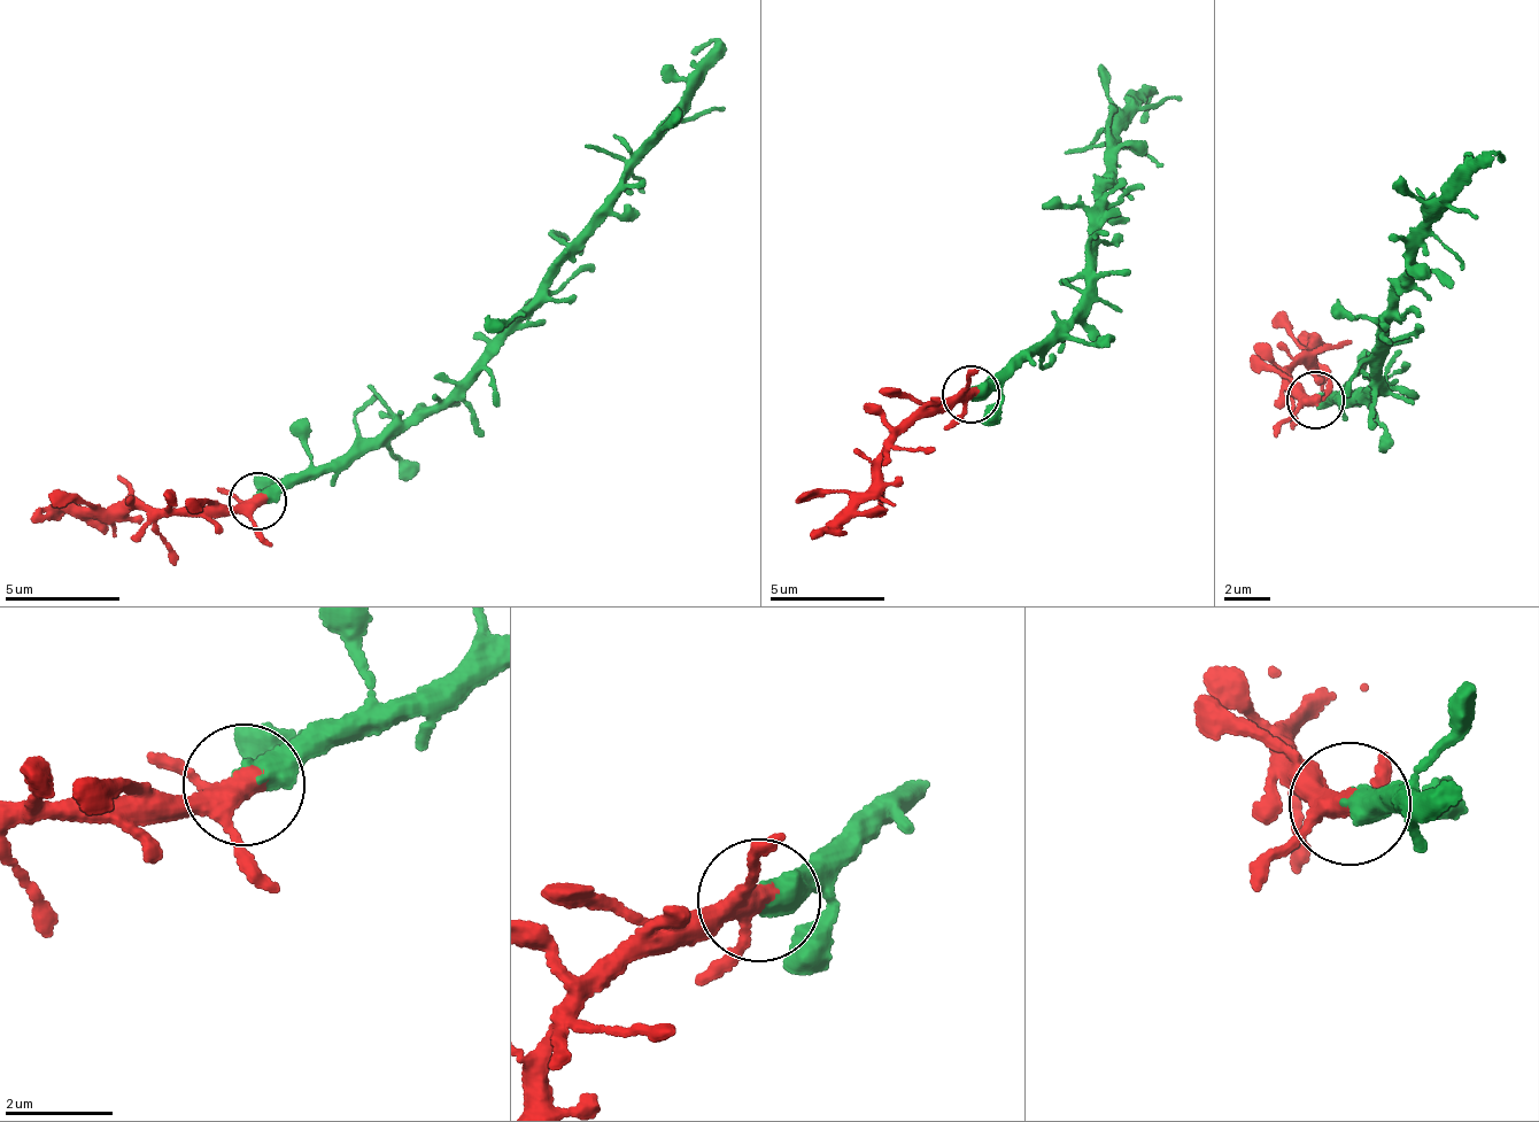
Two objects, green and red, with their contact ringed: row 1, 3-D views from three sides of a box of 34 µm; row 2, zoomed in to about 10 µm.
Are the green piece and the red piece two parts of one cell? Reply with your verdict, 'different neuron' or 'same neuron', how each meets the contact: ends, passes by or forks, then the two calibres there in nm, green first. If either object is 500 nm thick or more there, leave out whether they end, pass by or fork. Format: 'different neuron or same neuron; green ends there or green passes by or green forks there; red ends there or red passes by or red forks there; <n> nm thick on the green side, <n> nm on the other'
same neuron; 500 nm thick on the green side, 280 nm on the other

